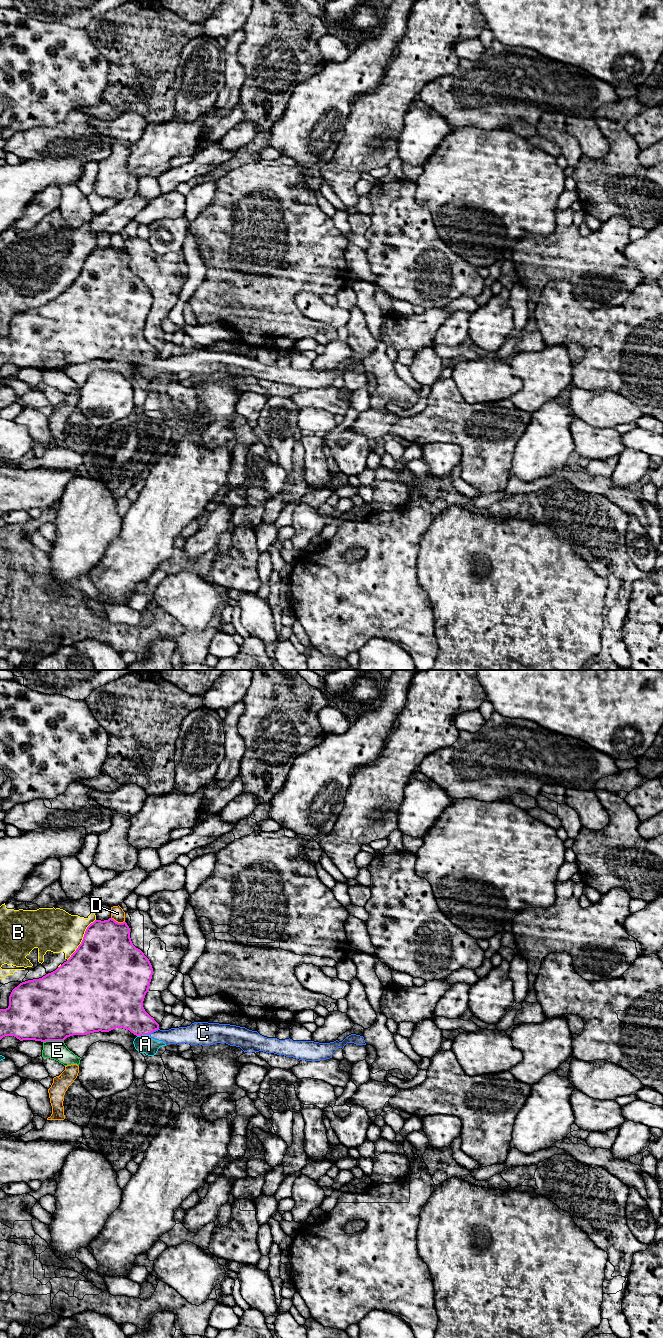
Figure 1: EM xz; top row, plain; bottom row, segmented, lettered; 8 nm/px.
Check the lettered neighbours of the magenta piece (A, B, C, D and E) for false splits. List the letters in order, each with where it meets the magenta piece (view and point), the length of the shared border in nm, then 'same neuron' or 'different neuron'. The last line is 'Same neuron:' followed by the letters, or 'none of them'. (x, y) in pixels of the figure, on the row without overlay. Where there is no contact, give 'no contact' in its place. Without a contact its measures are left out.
A: meets magenta in xz at (143, 362); contact 110 nm long; different neuron
B: meets magenta in xz at (82, 268); contact 400 nm long; different neuron
C: meets magenta in xz at (153, 359); contact 90 nm long; different neuron
D: meets magenta in xz at (117, 250); contact 120 nm long; different neuron
E: meets magenta in xz at (53, 368); contact 170 nm long; different neuron
Same neuron: none of them

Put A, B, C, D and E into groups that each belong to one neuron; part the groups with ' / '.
A C / B / D / E

